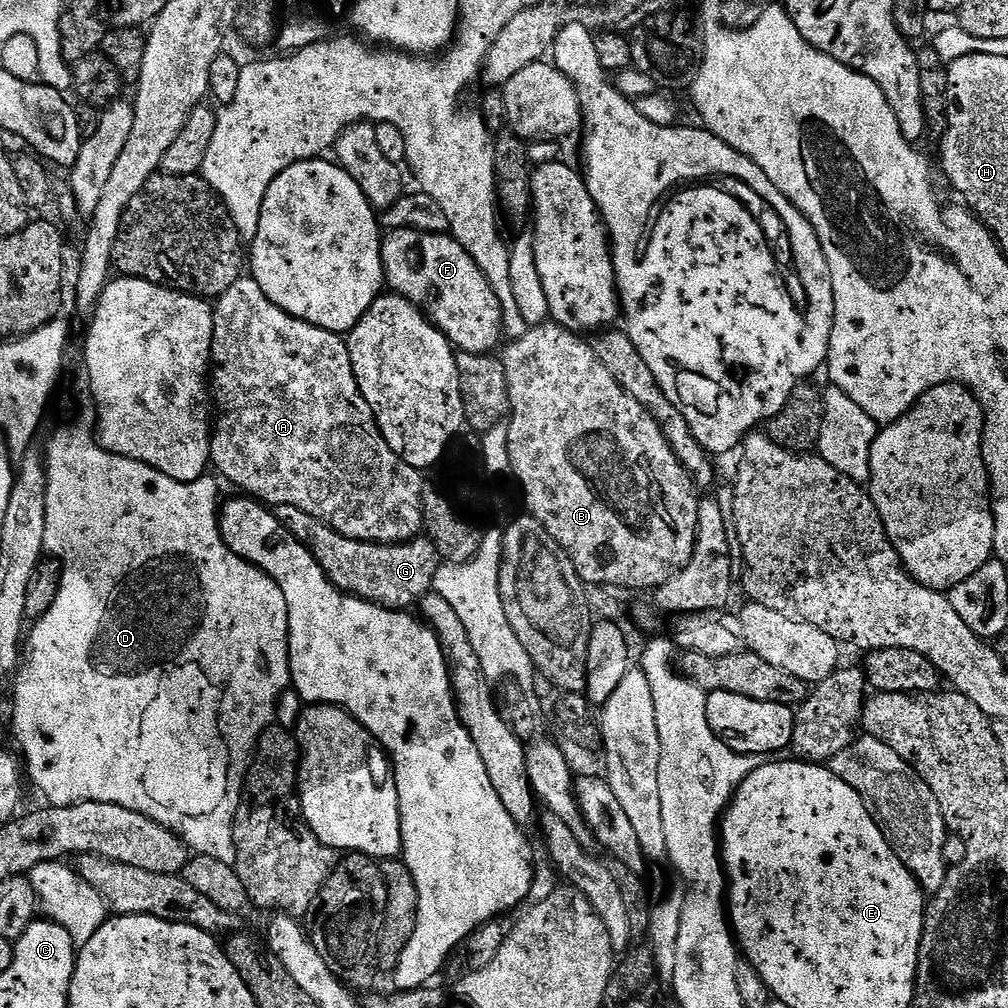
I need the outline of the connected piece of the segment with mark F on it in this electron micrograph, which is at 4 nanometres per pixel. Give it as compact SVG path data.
M394 228L383 237L379 253L384 259L387 287L395 295L403 296L405 300L416 305L461 353L491 353L488 351L500 340L500 327L504 324L506 313L500 307L500 300L490 286L488 277L455 236L442 232L421 232L414 228Z

